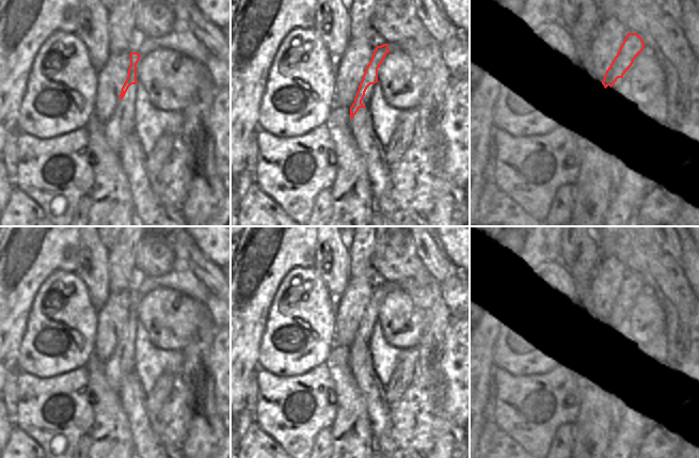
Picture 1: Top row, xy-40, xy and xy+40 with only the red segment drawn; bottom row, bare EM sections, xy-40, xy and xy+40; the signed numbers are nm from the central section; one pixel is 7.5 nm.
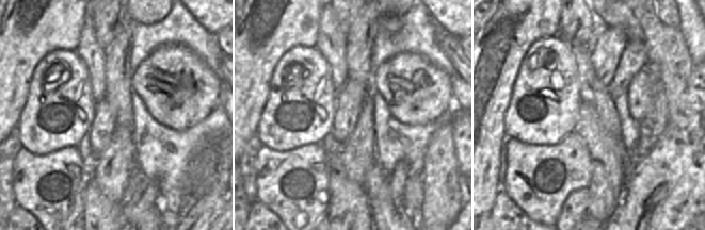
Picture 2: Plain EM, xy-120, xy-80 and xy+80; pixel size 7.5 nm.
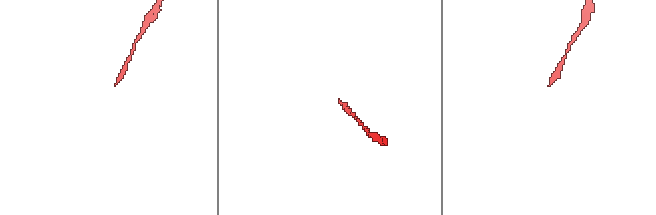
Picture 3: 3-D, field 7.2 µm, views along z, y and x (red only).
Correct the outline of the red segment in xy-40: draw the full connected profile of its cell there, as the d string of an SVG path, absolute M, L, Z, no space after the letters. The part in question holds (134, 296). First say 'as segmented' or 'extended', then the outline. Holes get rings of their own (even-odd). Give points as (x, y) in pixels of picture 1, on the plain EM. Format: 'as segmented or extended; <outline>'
extended; M130 291L128 316L111 357L105 362L105 378L109 386L116 392L123 379L134 370L134 331L138 320L137 303L140 297L138 291Z

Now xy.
extended; M388 283L377 285L369 303L365 307L363 318L359 325L354 342L350 346L350 358L353 358L360 347L368 347L374 323L378 321L378 307L391 289Z

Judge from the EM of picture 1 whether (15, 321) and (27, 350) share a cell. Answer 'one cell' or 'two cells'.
two cells

